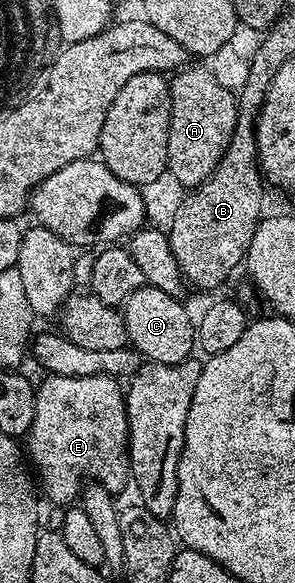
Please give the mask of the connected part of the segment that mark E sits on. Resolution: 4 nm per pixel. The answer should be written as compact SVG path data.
M46 374L43 379L34 392L32 428L24 436L25 453L31 463L38 465L36 478L41 493L43 490L56 505L66 508L79 501L87 480L99 482L111 492L128 486L131 481L130 429L123 383L108 374Z

